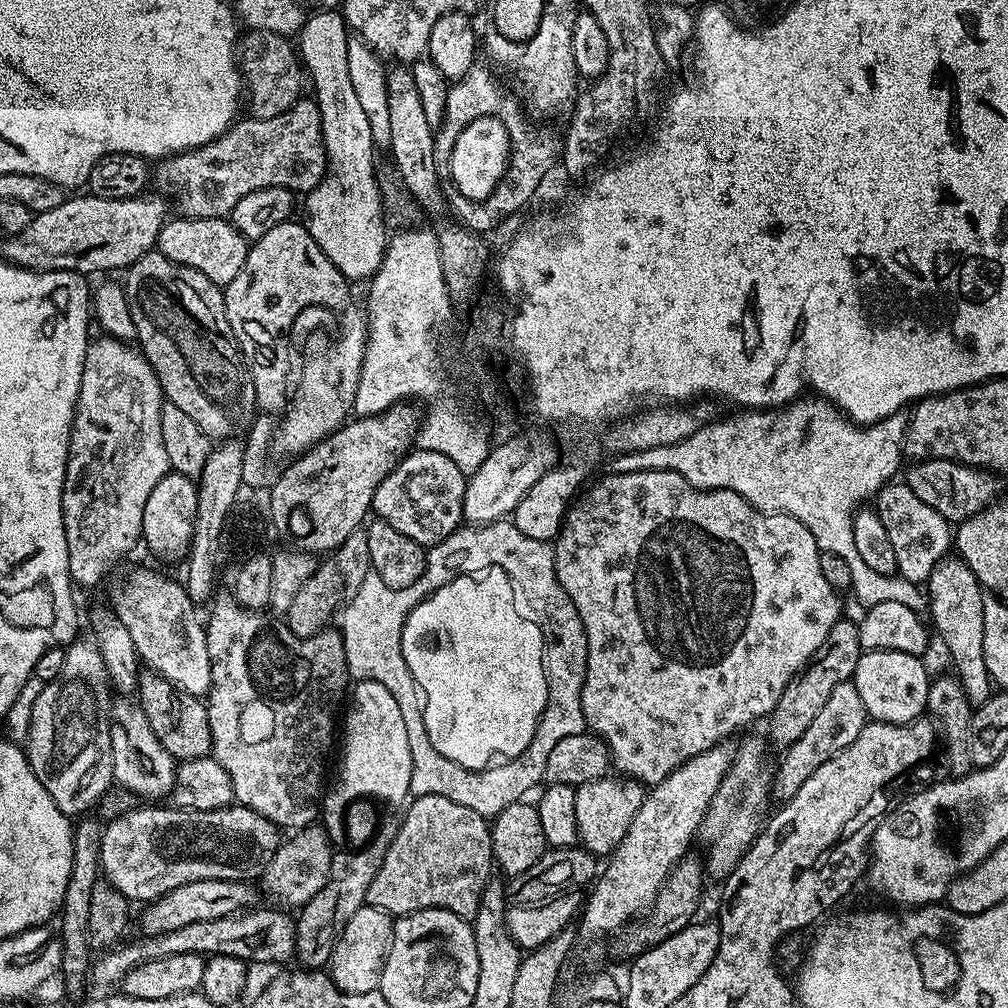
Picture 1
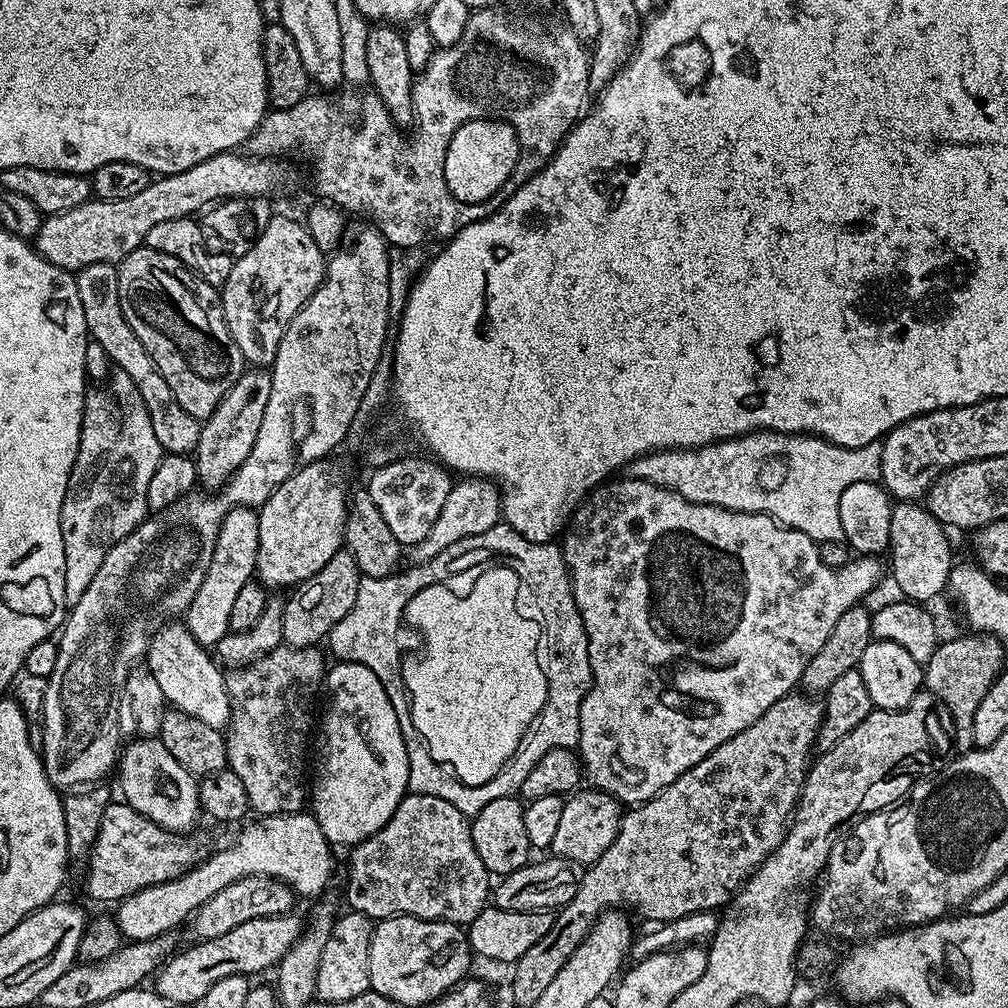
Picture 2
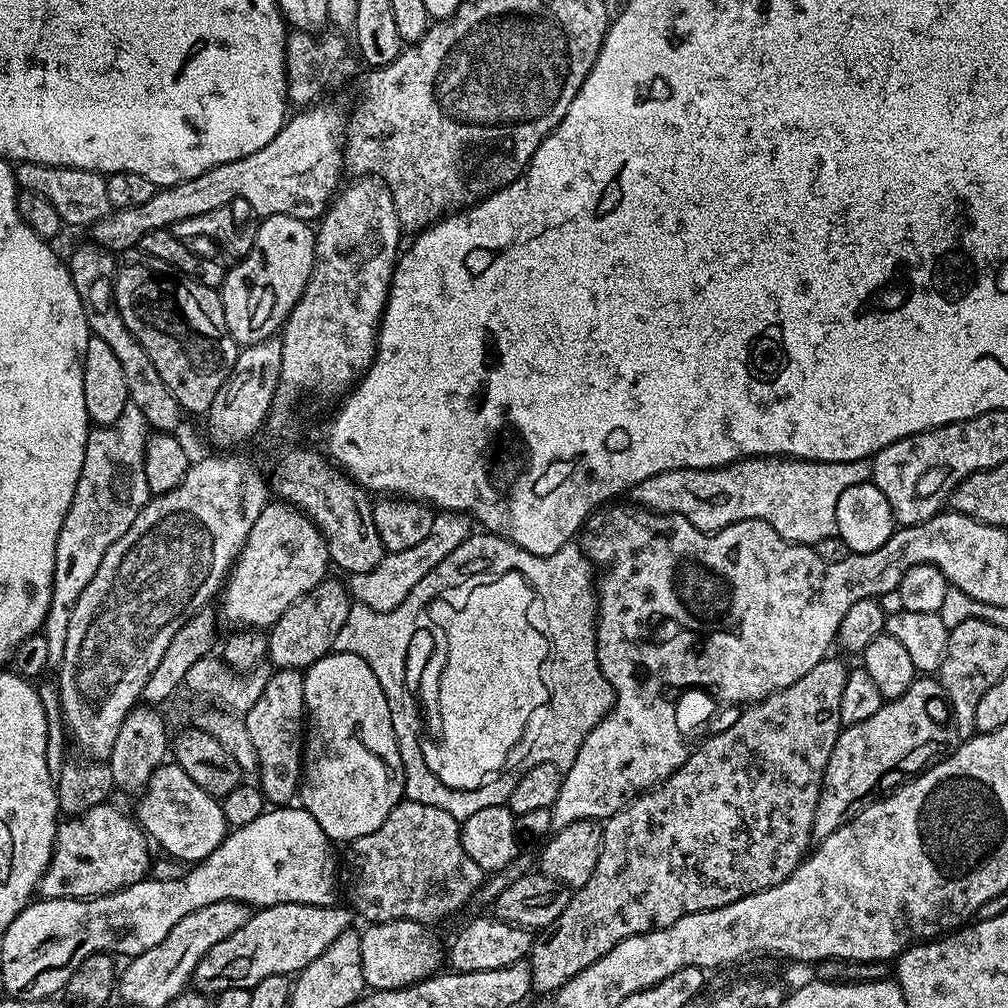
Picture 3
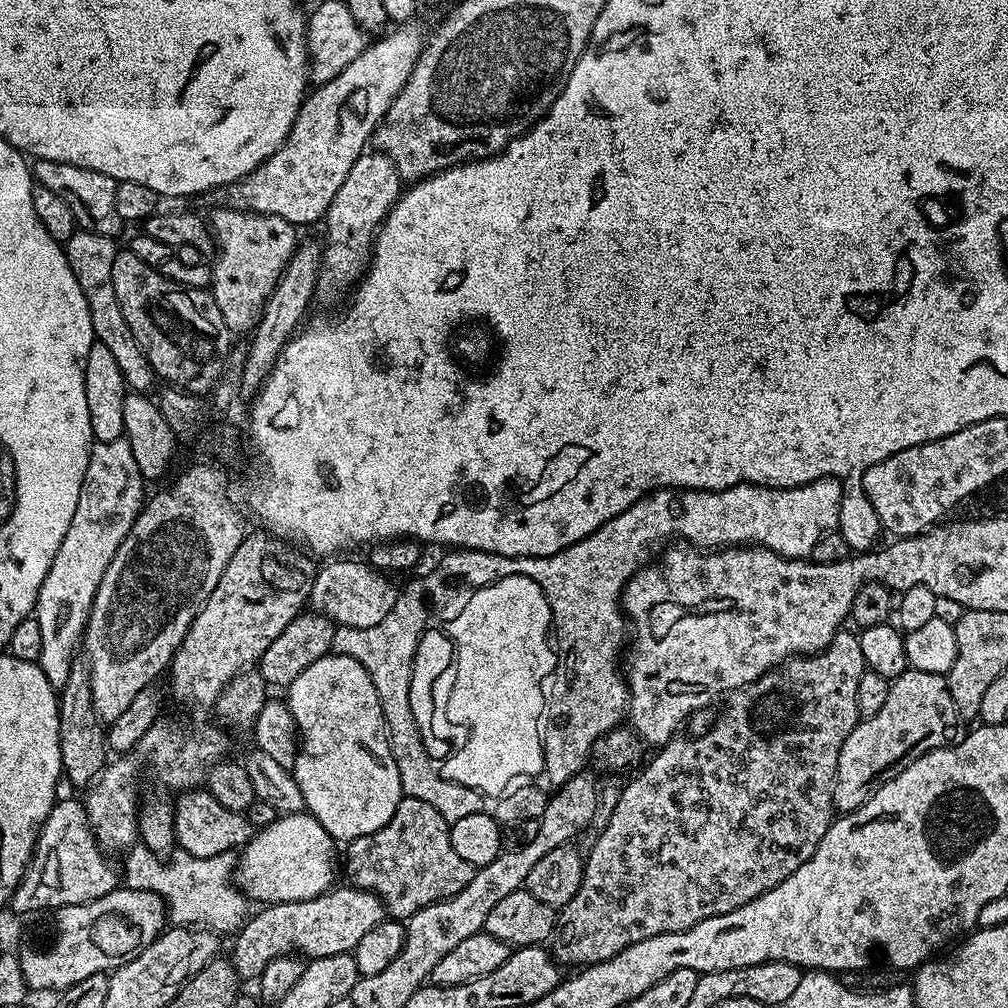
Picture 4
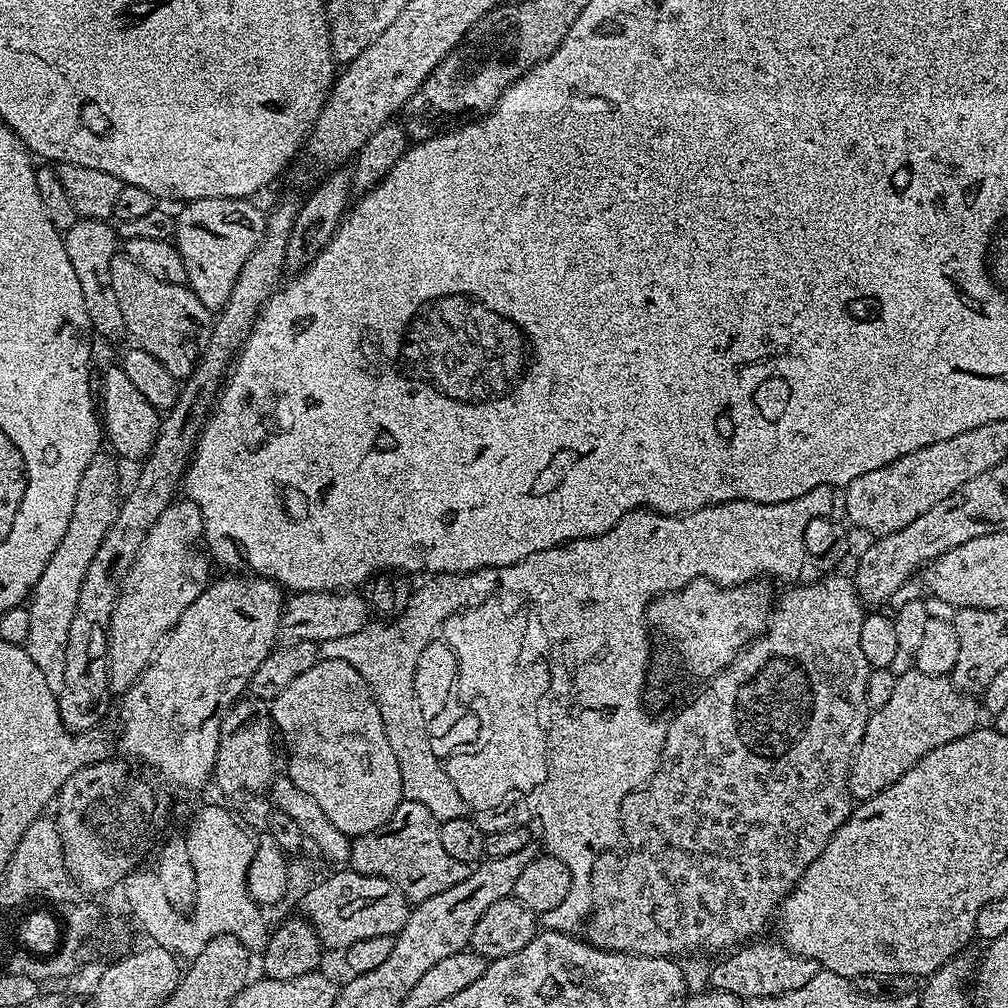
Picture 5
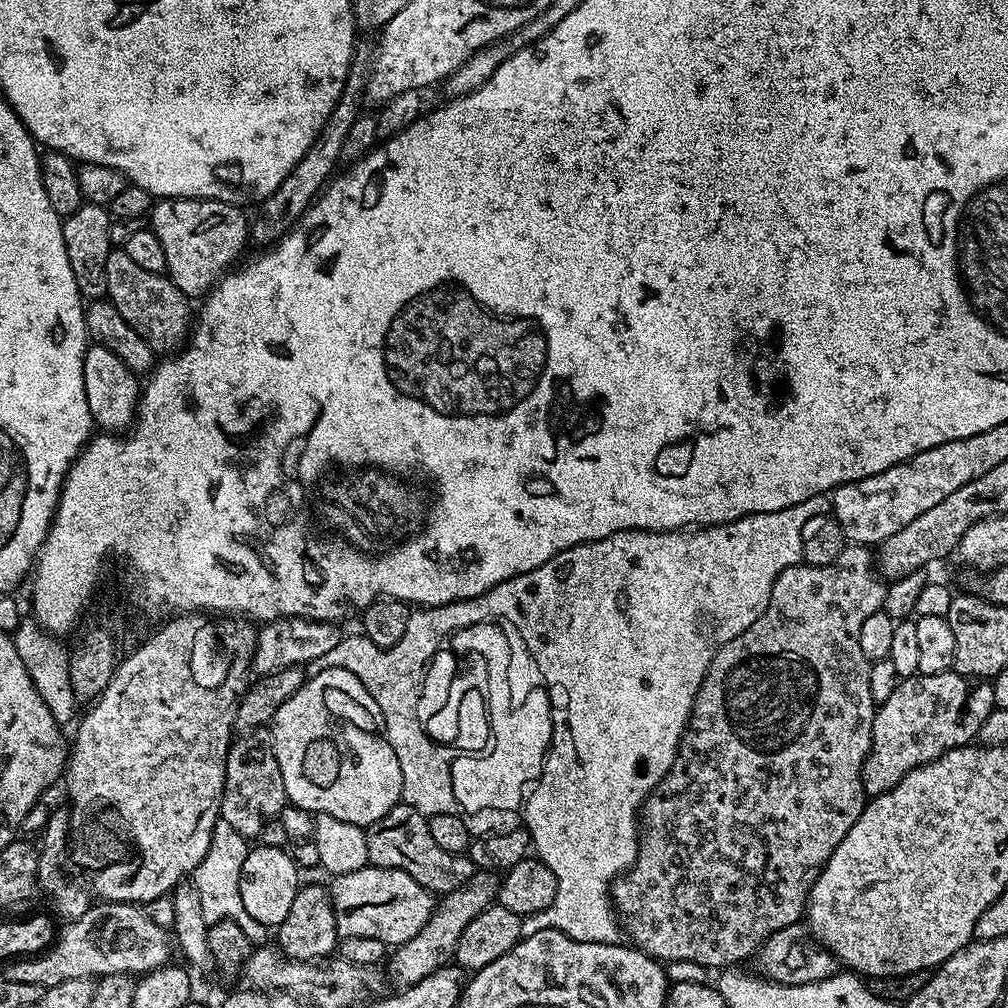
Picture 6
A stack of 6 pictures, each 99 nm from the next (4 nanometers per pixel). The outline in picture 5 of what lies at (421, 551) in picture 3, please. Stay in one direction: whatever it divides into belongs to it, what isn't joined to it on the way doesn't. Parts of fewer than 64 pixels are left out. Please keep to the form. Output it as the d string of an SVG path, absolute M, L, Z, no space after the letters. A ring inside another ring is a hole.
M359 591L297 592L287 597L284 613L280 616L280 636L293 644L319 646L330 638L346 638L346 634L358 634L358 630L369 623L368 601Z

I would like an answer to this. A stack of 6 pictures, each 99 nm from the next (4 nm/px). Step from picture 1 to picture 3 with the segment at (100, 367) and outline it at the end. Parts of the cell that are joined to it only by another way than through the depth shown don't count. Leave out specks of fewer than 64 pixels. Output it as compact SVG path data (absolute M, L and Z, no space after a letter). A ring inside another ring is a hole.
M129 402L118 420L108 427L93 427L86 442L86 458L78 486L70 502L70 510L62 522L56 543L56 565L52 583L52 601L42 629L50 653L49 665L58 666L66 650L66 630L74 602L82 598L82 590L90 586L90 578L98 574L102 558L138 518L150 499L146 486L146 446L150 429L142 410Z

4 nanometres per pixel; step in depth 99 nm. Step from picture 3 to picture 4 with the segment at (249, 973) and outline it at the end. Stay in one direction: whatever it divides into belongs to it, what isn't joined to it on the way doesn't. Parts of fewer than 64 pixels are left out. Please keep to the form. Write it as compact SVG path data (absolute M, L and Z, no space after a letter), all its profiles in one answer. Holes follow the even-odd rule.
M351 886L333 887L308 901L286 901L269 903L261 907L260 913L249 915L244 927L235 933L230 959L232 968L241 981L255 981L274 962L274 958L299 954L304 958L333 956L343 952L351 953L358 941L376 924L386 918L386 909L379 896L361 888Z

